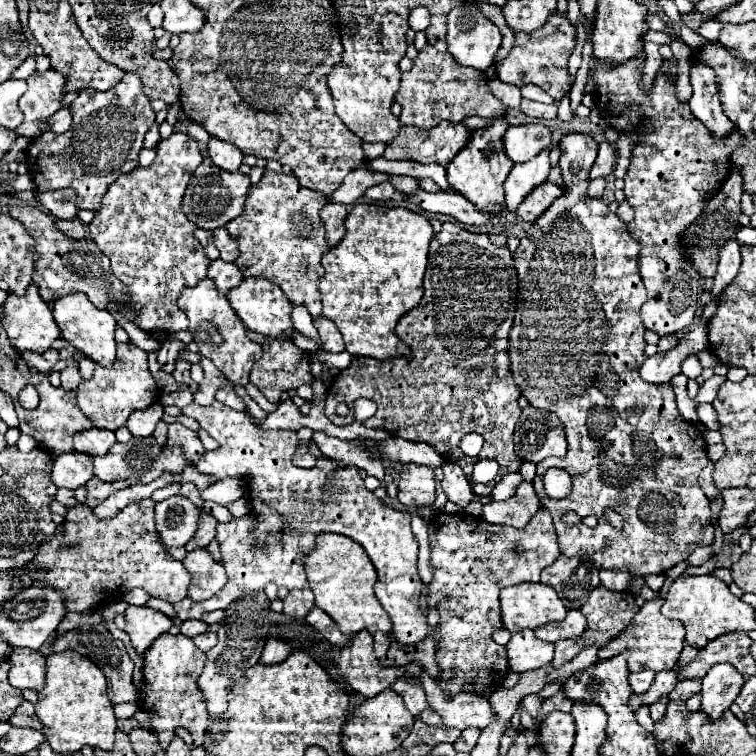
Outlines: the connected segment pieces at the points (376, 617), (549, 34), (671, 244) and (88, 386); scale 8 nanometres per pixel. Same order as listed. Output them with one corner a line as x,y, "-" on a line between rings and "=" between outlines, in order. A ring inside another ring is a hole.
320,534
316,538
316,548
306,558
306,576
310,588
316,596
316,606
322,608
340,628
342,634
352,636
360,630
368,630
370,634
392,630
392,620
388,612
384,612
382,604
376,600
376,568
368,554
360,544
342,534
=
552,14
548,18
548,22
526,34
526,32
518,32
516,34
516,42
514,48
510,50
510,54
498,62
496,72
498,78
514,84
514,86
526,86
526,84
538,84
542,90
546,90
552,98
560,100
572,86
572,80
564,80
564,70
568,68
568,58
574,50
574,26
568,22
566,14
=
642,50
636,58
616,68
608,68
596,60
592,80
596,84
596,106
608,126
624,134
638,134
624,176
626,202
634,210
634,220
626,226
632,238
640,240
638,268
648,290
648,300
640,310
642,322
648,330
666,336
684,330
692,322
700,296
700,274
684,256
680,236
684,236
684,230
688,230
692,220
706,210
710,198
722,188
730,174
730,156
744,144
744,136
734,128
728,136
712,138
712,132
690,114
688,104
676,98
674,74
658,72
650,92
646,92
642,88
646,52
-
646,124
652,124
652,128
646,130
=
132,342
118,344
118,354
112,366
104,368
102,364
96,364
94,376
90,380
82,380
76,390
76,400
80,410
94,420
96,428
106,428
106,430
122,428
132,412
156,404
158,398
160,390
156,386
154,376
148,370
148,354

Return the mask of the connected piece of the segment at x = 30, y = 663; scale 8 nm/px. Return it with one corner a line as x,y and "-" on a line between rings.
16,648
12,650
12,654
8,656
10,662
10,684
14,688
26,690
42,690
46,684
46,658
36,652
36,650
28,650
28,648

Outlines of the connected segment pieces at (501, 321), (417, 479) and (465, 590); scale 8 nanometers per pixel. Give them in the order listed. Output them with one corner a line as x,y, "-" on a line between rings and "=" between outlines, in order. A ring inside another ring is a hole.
444,222
442,224
442,230
438,234
434,234
434,238
430,240
430,254
428,254
428,266
426,266
426,274
424,274
424,296
422,296
422,302
418,304
420,308
414,308
412,312
412,324
398,324
396,326
396,334
402,338
402,342
406,346
410,346
410,358
390,358
386,362
380,362
380,360
372,360
372,358
362,358
362,356
354,356
350,366
344,368
338,376
332,378
330,386
328,386
328,396
326,396
326,416
336,424
336,426
346,426
346,424
352,424
354,422
354,414
350,412
348,416
336,416
336,404
340,402
346,402
350,408
354,408
354,402
358,398
370,398
376,402
378,410
372,418
368,418
364,422
364,426
368,428
382,428
386,430
388,434
392,436
400,436
404,440
412,440
412,442
426,442
430,446
436,448
436,452
440,452
446,460
450,462
456,462
460,464
460,468
466,472
466,476
470,478
470,472
468,472
468,460
476,462
476,460
484,460
484,458
492,458
500,464
500,474
498,478
502,478
504,474
508,472
518,472
522,460
514,454
514,442
512,442
512,434
514,434
514,426
520,418
520,408
518,408
518,398
520,398
520,390
516,388
514,380
512,380
512,372
510,372
510,362
508,362
508,332
512,328
512,320
514,320
514,308
516,308
516,294
518,294
518,276
516,276
516,270
514,270
514,260
512,260
512,252
508,250
506,246
506,234
474,234
474,232
468,232
464,228
460,228
458,224
452,224
452,222
-
468,432
478,432
484,436
484,442
486,446
482,448
482,452
476,456
476,458
470,458
466,456
462,450
460,450
460,440
462,436
466,436
=
404,464
400,470
400,488
398,500
410,506
432,506
436,500
434,494
436,482
432,468
424,468
422,464
=
540,508
524,528
488,524
484,518
470,514
436,514
428,520
432,582
428,584
428,602
436,606
440,622
440,644
436,662
440,674
436,686
454,696
460,692
482,694
502,686
508,674
506,646
494,642
492,634
502,630
500,624
500,590
520,582
540,582
542,568
558,556
558,540
552,516

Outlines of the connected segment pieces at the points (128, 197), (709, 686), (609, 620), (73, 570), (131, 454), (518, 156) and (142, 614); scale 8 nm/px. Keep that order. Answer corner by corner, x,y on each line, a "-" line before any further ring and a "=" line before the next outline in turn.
174,132
170,138
160,140
156,158
150,168
136,168
132,172
126,172
124,176
118,176
116,182
110,184
108,192
102,198
102,208
88,224
90,238
110,258
114,276
126,286
126,296
130,296
134,312
132,322
144,332
164,332
166,336
172,336
176,332
188,330
188,318
176,302
186,286
194,286
198,280
206,278
210,260
208,256
204,256
204,250
194,236
196,224
192,224
182,212
184,188
188,186
192,170
196,170
200,162
202,154
196,140
192,140
188,134
=
714,664
708,674
702,678
702,706
700,710
706,712
710,718
720,718
726,708
736,700
740,694
742,684
746,682
732,664
=
598,586
598,588
592,590
588,602
580,610
586,616
588,626
578,638
556,642
556,654
554,654
554,660
552,660
552,664
556,664
556,668
560,668
560,664
566,664
568,660
572,660
572,656
576,656
576,652
592,646
592,644
596,644
598,648
606,646
612,638
616,638
632,622
634,614
638,612
638,606
636,606
636,600
630,592
612,592
604,586
=
146,498
146,500
136,502
136,504
128,504
128,506
122,508
112,520
100,520
100,518
96,518
94,510
92,510
92,508
86,508
86,504
76,504
76,506
68,508
68,512
66,512
66,516
64,516
64,522
62,522
62,526
64,526
62,534
60,534
60,536
52,536
48,542
40,544
38,554
34,556
34,560
28,562
28,564
36,564
36,566
44,568
44,572
36,572
36,580
32,580
32,586
52,586
56,592
60,592
60,594
64,596
64,604
66,604
66,610
68,610
68,612
88,612
88,610
94,610
94,608
104,608
106,604
122,598
122,594
124,594
126,590
132,590
132,588
136,588
136,586
144,586
144,590
146,590
152,598
164,598
166,602
178,602
178,600
186,598
186,590
188,590
188,584
190,584
190,576
188,576
184,564
182,564
180,560
174,560
174,558
166,552
164,542
160,542
160,536
158,536
158,532
156,532
156,522
154,522
154,506
156,506
156,502
154,502
152,498
=
134,436
130,442
116,442
110,452
102,458
92,458
94,474
104,480
120,480
120,478
140,478
152,468
156,456
160,456
160,444
154,436
=
544,124
510,126
504,134
504,152
514,164
528,162
550,146
552,132
=
128,606
126,608
126,628
124,632
128,632
134,648
138,650
138,654
142,656
144,650
150,648
150,644
164,632
168,632
174,622
172,618
168,618
166,614
146,608
146,606

